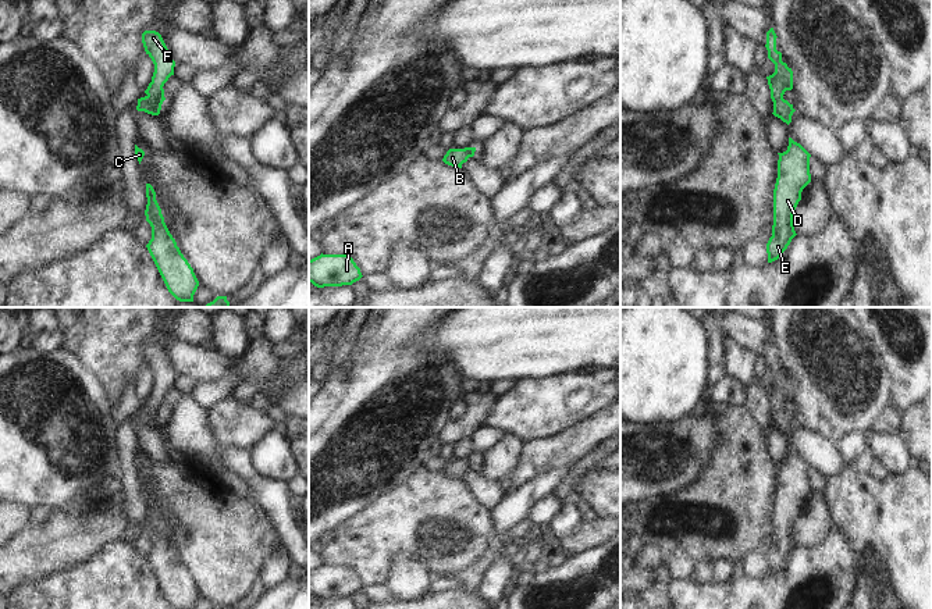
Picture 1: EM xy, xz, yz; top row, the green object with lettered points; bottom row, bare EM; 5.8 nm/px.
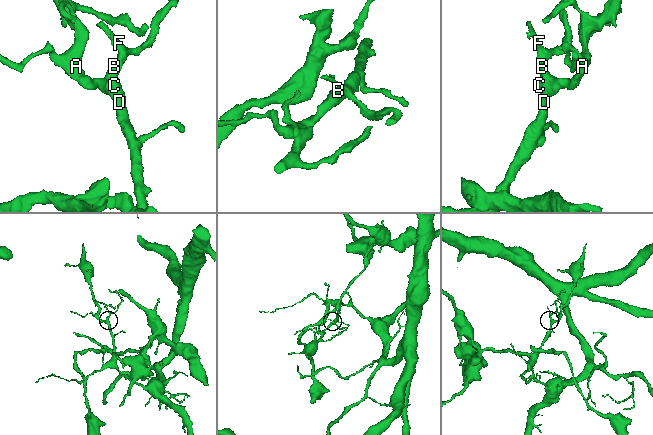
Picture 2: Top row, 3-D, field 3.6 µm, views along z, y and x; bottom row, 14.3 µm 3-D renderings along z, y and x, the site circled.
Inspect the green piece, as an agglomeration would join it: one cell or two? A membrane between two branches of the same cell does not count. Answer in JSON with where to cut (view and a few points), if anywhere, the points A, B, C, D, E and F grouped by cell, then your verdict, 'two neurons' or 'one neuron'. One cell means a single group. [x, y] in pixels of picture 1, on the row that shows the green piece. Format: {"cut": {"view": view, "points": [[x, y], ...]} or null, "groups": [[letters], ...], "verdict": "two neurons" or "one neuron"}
{"cut": null, "groups": [["A", "B", "C", "D", "E", "F"]], "verdict": "one neuron"}

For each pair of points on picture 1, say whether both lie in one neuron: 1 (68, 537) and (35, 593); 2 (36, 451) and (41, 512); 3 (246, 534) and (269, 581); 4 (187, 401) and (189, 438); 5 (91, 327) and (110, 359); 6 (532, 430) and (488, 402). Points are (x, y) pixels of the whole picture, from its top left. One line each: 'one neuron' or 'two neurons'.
1: two neurons
2: two neurons
3: two neurons
4: one neuron
5: one neuron
6: two neurons

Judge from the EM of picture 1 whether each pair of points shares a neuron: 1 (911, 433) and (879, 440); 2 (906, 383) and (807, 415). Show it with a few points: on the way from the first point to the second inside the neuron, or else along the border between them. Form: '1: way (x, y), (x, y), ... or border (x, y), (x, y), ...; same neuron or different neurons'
1: border (899, 433), (913, 458); different neurons
2: border (878, 356), (889, 378), (889, 390), (893, 399); different neurons

